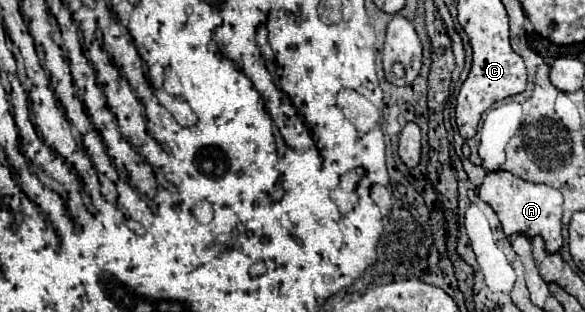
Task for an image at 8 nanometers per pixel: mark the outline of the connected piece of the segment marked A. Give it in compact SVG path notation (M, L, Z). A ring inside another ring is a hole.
M498 170L498 172L486 174L478 194L498 214L498 220L506 236L526 234L528 238L532 238L538 234L546 242L546 252L552 254L560 250L564 242L562 238L562 194L556 188L546 186L546 184L534 184L534 182L514 176L512 172Z

